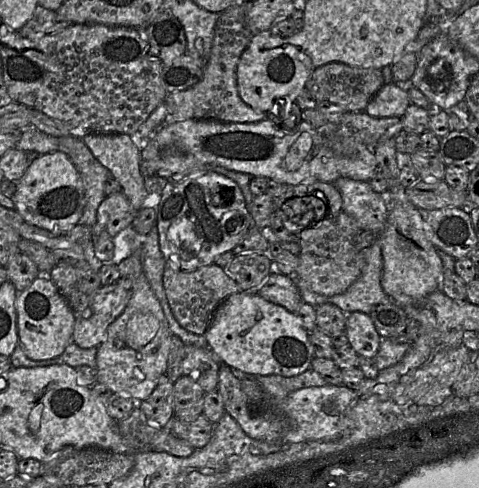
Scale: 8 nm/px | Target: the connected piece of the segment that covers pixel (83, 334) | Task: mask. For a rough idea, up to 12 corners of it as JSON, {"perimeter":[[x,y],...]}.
{"perimeter":[[101,286],[85,313],[76,316],[73,342],[98,347],[123,312],[130,291]]}

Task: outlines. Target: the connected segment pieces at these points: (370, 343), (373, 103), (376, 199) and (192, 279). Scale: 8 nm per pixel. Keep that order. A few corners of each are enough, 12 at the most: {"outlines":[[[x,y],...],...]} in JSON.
{"outlines":[[[347,314],[345,334],[365,358],[378,353],[381,337],[371,317]],[[383,84],[365,111],[402,118],[410,104],[405,85]],[[369,181],[333,183],[361,230],[382,233],[388,204]],[[216,264],[190,272],[167,265],[169,306],[204,335],[215,310],[241,292]]]}

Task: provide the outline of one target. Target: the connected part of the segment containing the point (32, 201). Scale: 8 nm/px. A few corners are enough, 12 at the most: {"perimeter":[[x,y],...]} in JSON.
{"perimeter":[[61,151],[37,156],[12,199],[52,234],[75,227],[82,179]]}

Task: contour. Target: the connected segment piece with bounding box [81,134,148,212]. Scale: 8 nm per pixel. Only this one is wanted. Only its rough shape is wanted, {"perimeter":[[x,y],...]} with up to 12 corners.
{"perimeter":[[127,134],[81,140],[138,212],[148,195],[142,142]]}

